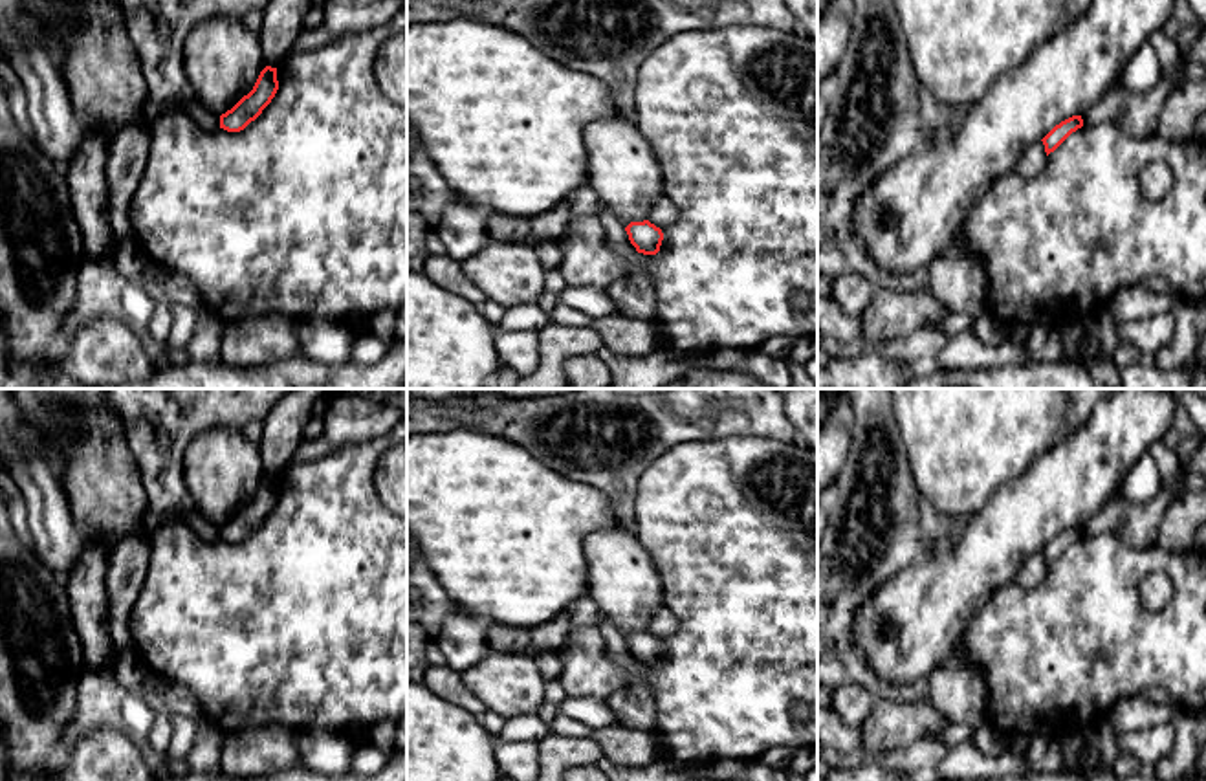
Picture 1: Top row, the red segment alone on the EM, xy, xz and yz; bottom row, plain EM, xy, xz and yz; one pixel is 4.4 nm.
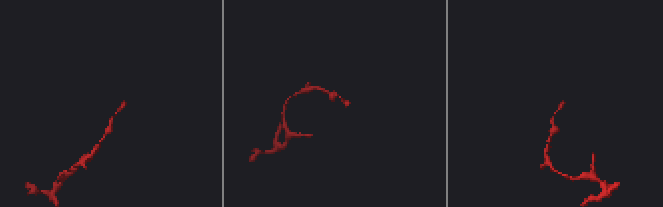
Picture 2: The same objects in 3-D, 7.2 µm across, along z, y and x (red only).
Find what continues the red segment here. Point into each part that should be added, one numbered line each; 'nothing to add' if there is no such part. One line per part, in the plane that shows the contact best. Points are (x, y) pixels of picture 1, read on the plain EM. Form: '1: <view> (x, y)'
nothing to add

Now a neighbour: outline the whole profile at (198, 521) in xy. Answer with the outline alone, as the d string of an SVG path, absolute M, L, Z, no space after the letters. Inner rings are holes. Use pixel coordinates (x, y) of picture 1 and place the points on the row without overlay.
M191 502L185 504L181 513L187 522L194 528L198 535L207 541L214 541L220 537L220 526L211 522L203 513L200 513Z

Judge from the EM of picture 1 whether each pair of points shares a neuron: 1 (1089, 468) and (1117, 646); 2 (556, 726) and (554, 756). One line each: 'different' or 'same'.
1: different
2: different

